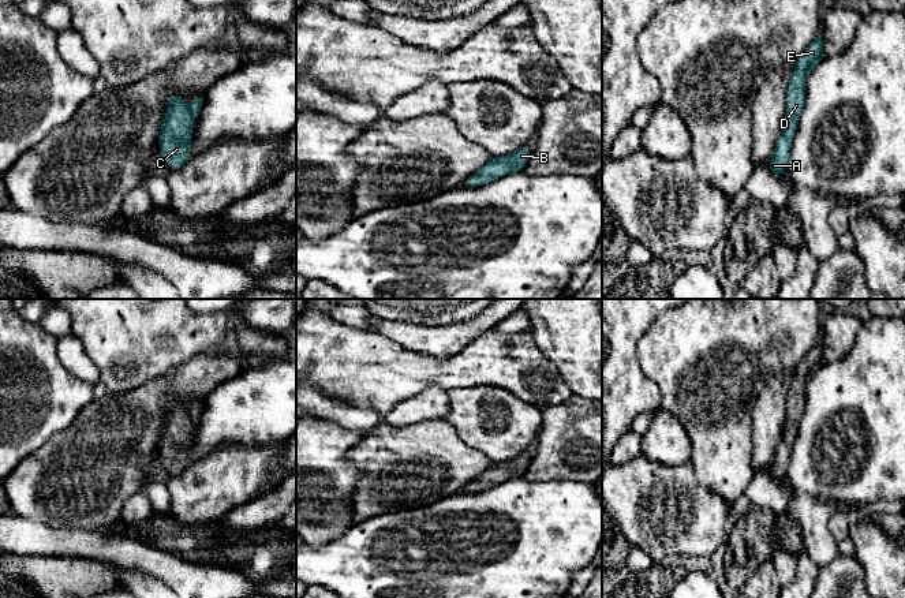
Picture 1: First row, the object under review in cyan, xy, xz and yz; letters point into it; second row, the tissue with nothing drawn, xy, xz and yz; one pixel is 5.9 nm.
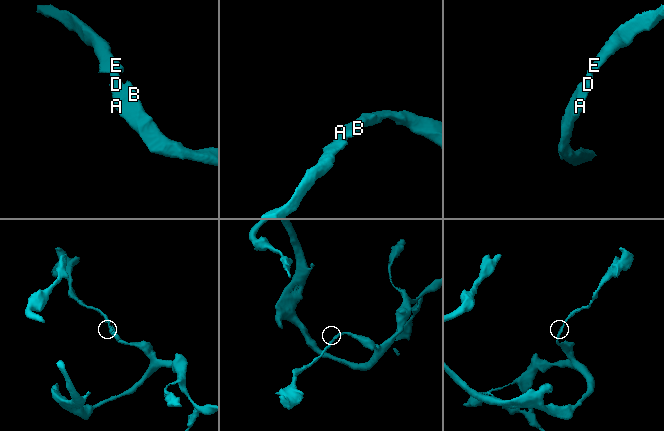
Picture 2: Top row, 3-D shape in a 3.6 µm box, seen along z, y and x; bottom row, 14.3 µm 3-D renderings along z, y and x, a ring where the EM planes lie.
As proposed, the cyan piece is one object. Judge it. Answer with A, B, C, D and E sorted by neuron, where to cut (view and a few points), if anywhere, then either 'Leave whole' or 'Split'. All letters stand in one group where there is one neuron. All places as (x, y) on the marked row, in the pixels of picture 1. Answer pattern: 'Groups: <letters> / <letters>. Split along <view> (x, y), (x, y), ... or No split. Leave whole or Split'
Groups: A B C D E. No split. Leave whole

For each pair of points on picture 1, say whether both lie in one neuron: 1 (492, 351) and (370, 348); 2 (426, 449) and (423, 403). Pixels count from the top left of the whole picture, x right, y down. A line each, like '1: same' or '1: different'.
1: same
2: different

